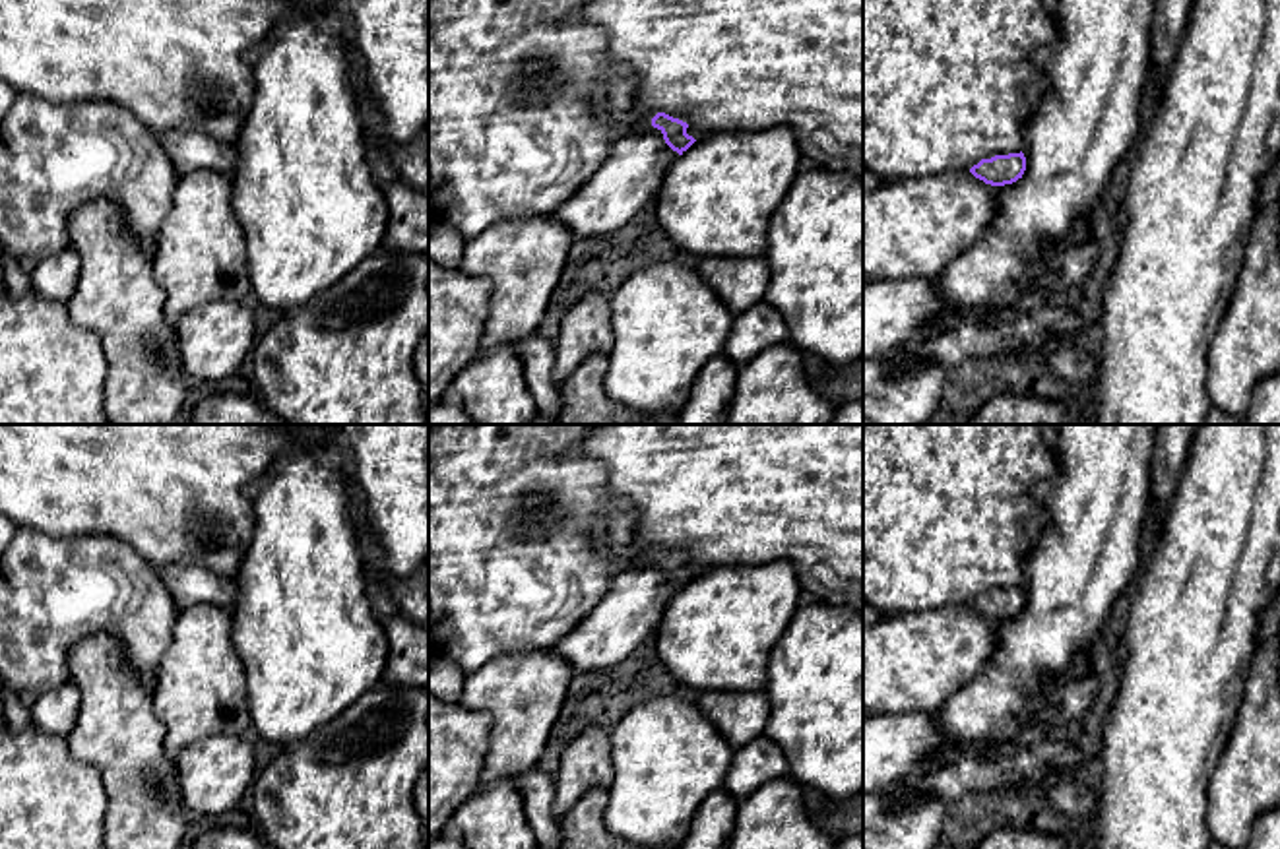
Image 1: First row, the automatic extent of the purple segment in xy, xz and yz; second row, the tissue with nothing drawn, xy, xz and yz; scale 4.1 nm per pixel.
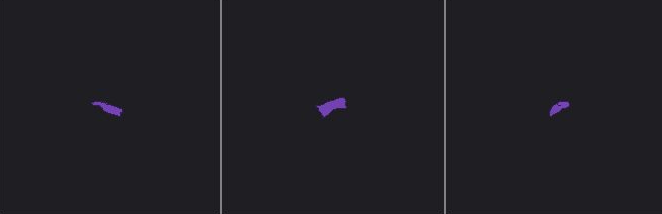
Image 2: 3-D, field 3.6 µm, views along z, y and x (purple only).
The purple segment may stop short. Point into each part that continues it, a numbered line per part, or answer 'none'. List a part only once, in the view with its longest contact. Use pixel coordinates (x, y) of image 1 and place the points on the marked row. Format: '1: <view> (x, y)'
1: xz (631, 175)

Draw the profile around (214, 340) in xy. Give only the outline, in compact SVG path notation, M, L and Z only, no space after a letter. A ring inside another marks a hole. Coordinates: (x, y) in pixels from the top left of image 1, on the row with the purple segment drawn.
M250 302L200 304L176 322L176 351L192 384L229 378L256 343Z

